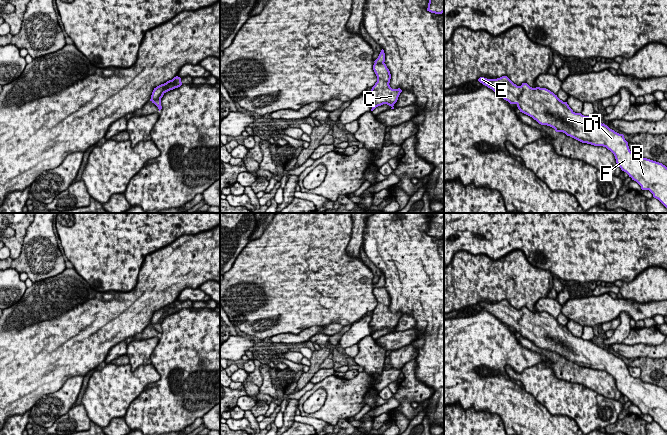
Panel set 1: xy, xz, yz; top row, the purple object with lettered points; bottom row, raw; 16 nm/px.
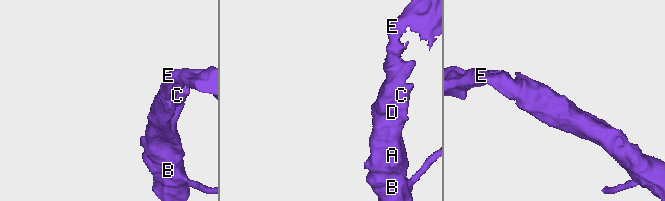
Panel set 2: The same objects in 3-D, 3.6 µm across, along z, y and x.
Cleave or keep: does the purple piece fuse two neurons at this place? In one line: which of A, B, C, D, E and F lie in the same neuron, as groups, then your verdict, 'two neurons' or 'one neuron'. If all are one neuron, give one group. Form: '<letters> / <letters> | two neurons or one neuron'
A B C D E F | one neuron

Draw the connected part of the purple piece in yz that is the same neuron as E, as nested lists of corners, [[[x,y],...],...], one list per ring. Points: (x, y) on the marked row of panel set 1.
[[[507,76],[497,79],[480,77],[478,81],[492,89],[510,104],[516,104],[520,112],[532,117],[539,124],[550,126],[556,132],[563,132],[582,143],[606,147],[614,154],[616,163],[621,170],[636,181],[642,190],[649,190],[653,197],[667,208],[667,167],[662,163],[643,158],[641,154],[632,153],[623,134],[615,132],[604,123],[597,122],[591,116],[575,113],[567,102],[563,102],[557,95],[546,88],[532,88],[527,83],[517,86]]]

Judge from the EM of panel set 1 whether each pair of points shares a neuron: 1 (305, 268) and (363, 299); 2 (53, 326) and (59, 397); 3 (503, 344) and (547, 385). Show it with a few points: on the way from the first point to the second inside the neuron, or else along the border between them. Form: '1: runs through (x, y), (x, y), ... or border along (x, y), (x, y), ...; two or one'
1: runs through (319, 282), (324, 286), (336, 288), (349, 297); one
2: border along (77, 376), (71, 376), (60, 388), (37, 401); two
3: border along (543, 363), (521, 372), (509, 366), (504, 368); two

